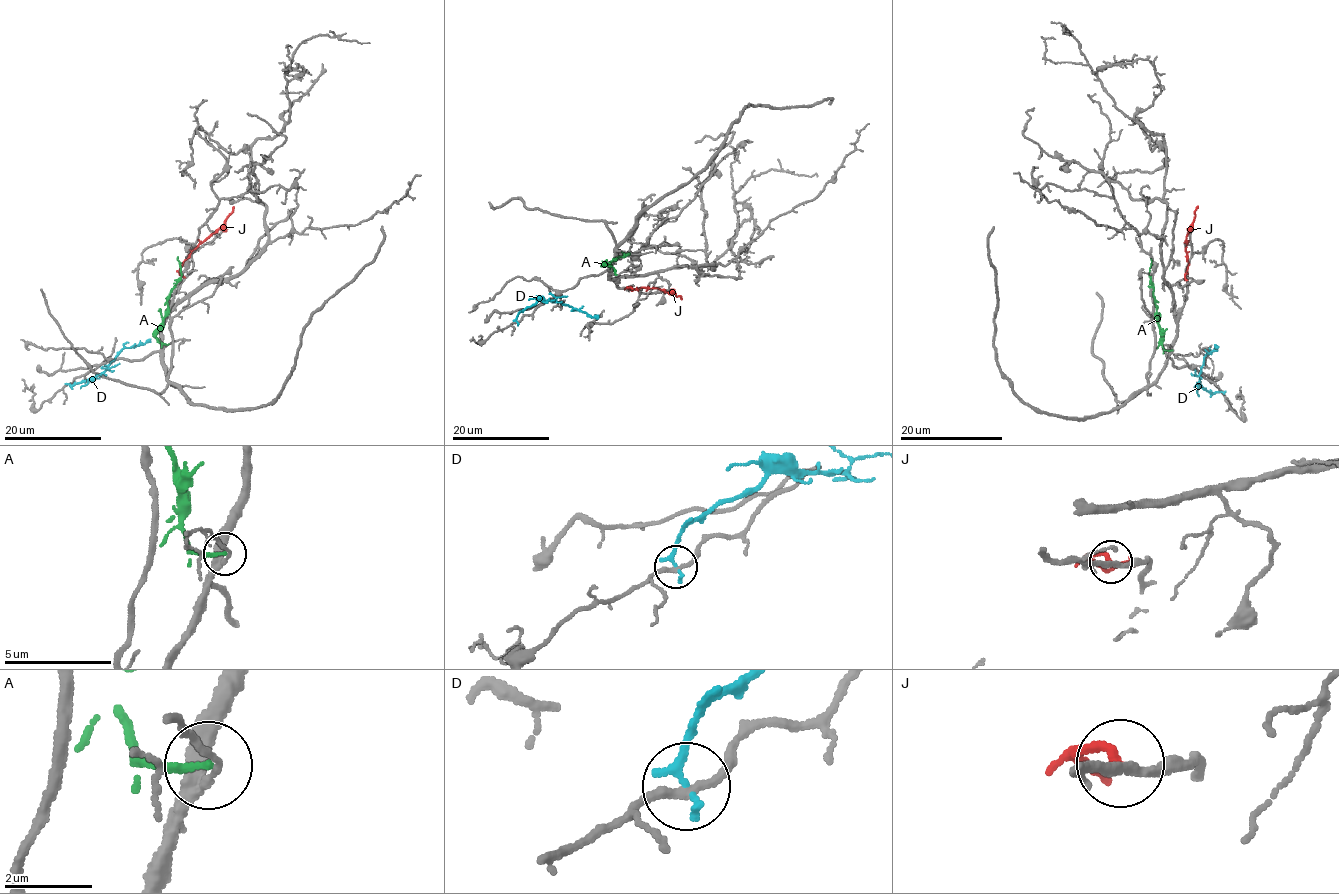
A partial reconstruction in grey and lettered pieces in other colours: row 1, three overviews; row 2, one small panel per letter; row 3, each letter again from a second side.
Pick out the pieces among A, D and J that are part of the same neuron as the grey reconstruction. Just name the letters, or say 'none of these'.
none of these

